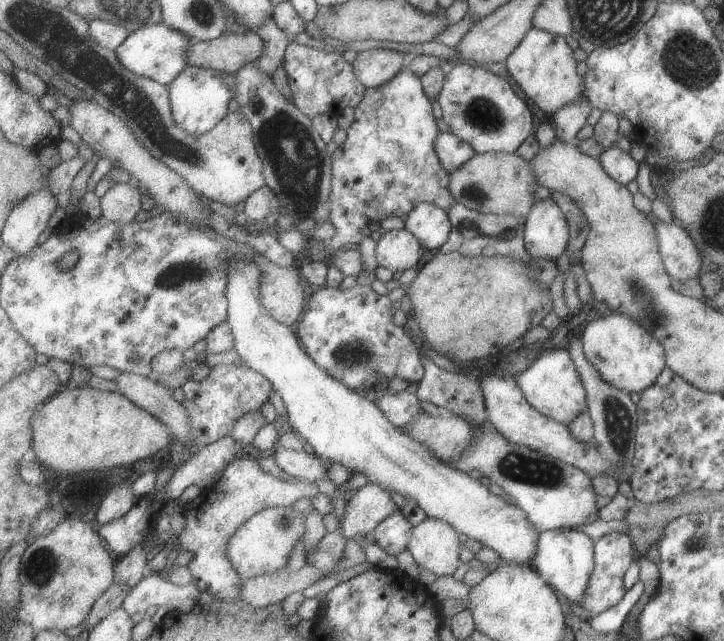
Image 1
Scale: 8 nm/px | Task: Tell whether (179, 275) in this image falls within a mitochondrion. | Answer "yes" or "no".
yes

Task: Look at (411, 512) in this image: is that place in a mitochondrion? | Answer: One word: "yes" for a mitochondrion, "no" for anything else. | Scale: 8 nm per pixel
no

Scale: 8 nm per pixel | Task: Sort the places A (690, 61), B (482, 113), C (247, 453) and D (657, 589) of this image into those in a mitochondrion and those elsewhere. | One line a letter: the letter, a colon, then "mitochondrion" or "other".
A: mitochondrion
B: mitochondrion
C: other
D: other

